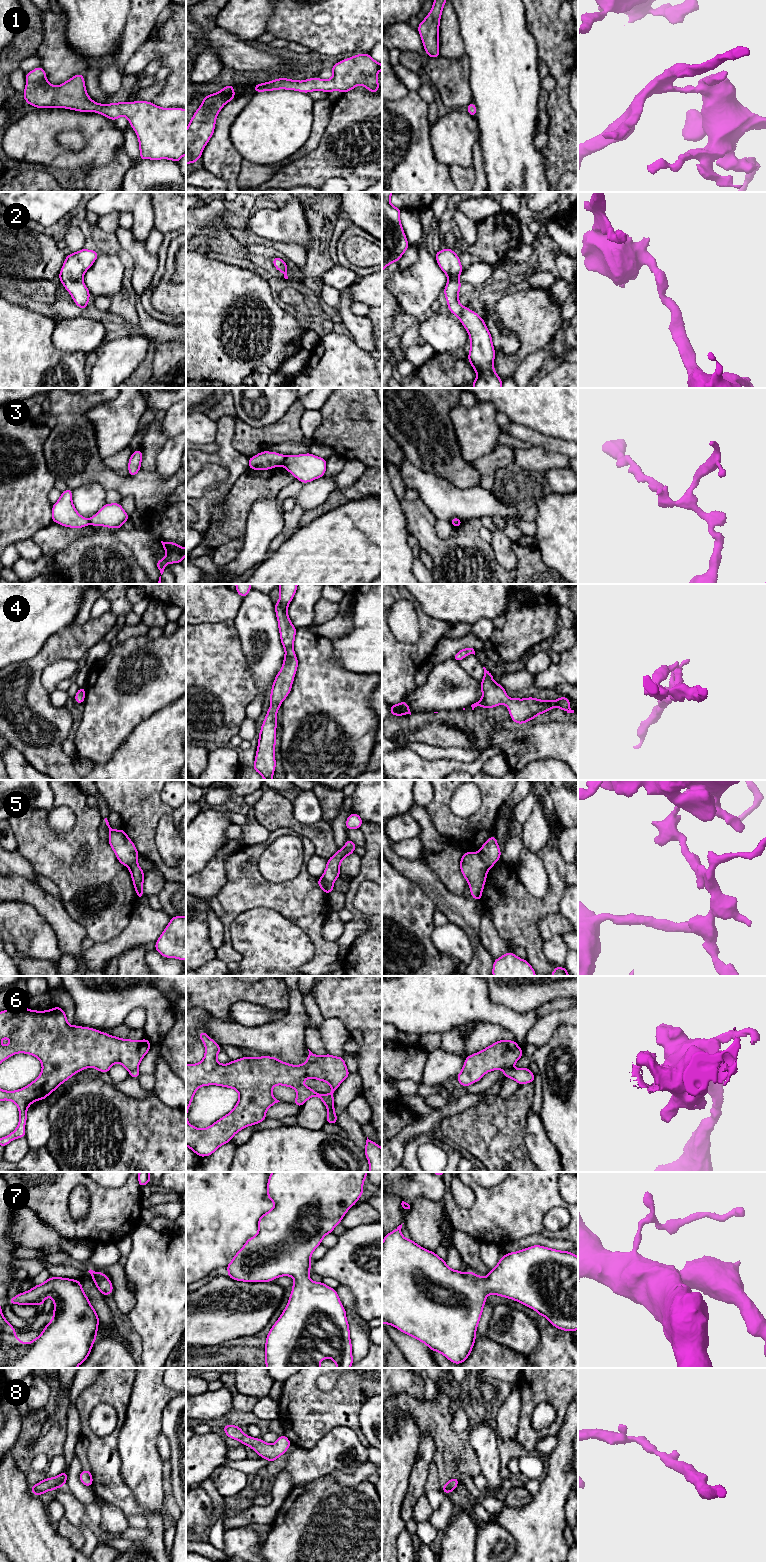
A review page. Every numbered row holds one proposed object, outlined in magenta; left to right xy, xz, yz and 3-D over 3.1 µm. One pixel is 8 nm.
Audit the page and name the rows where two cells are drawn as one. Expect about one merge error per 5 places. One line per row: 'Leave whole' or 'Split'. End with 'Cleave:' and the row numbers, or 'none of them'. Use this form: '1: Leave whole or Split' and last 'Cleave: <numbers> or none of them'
1: Leave whole
2: Leave whole
3: Split
4: Leave whole
5: Split
6: Split
7: Leave whole
8: Leave whole
Cleave: 3, 5, 6

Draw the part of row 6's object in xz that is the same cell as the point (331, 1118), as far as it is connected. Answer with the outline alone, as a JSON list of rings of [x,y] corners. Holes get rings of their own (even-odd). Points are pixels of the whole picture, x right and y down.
[[[333,1099],[332,1105],[327,1108],[326,1123],[337,1124],[337,1120],[338,1120],[338,1117],[335,1114],[334,1099]]]

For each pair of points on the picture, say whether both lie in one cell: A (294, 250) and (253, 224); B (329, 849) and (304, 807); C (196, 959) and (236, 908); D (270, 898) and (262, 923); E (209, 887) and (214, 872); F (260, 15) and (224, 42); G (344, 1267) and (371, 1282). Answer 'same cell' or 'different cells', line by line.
A: different cells
B: different cells
C: different cells
D: different cells
E: same cell
F: different cells
G: same cell

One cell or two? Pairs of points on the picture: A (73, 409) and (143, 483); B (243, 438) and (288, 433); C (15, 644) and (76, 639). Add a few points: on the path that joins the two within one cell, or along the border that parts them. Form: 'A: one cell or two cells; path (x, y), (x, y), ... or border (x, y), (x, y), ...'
A: one cell; path (77, 435), (77, 446), (110, 480), (117, 483)
B: one cell; path (254, 438), (277, 433)
C: two cells; border (63, 628), (55, 632), (34, 655), (27, 658)

